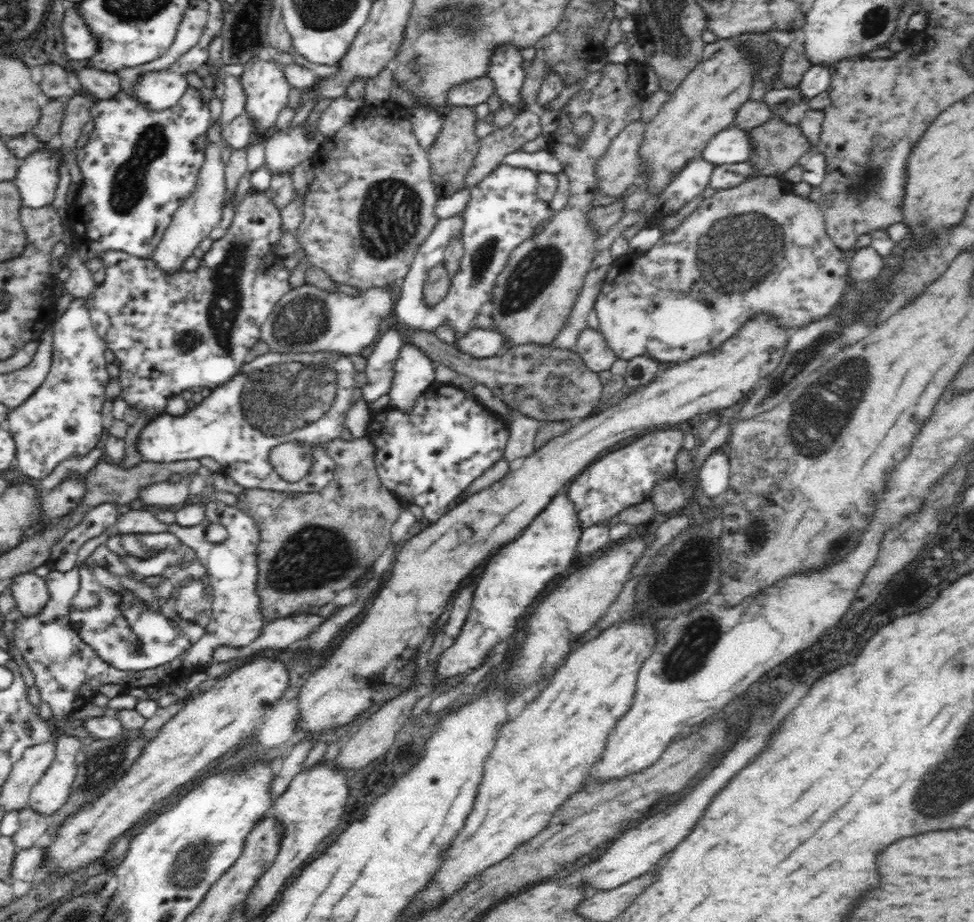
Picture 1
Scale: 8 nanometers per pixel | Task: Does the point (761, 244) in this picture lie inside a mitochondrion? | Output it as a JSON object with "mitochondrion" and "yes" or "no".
{"mitochondrion":"yes"}

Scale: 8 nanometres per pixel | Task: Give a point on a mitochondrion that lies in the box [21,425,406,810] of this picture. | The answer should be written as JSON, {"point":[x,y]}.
{"point":[187,611]}

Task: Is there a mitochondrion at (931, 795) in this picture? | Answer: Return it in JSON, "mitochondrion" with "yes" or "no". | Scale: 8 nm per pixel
{"mitochondrion":"yes"}

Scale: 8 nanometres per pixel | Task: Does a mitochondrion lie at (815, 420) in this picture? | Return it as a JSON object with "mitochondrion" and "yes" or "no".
{"mitochondrion":"yes"}

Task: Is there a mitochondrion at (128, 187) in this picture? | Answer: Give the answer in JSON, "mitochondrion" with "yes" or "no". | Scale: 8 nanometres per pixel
{"mitochondrion":"yes"}

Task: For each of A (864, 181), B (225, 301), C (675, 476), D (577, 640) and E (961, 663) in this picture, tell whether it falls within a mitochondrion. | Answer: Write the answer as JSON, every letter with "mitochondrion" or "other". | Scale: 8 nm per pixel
{"A":"mitochondrion","B":"mitochondrion","C":"other","D":"other","E":"mitochondrion"}

